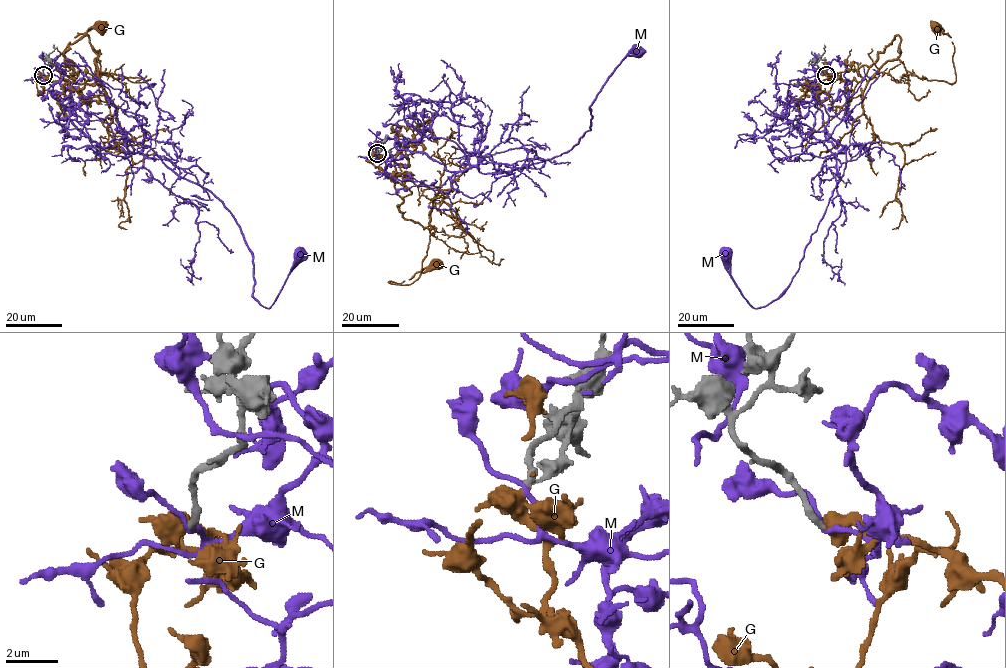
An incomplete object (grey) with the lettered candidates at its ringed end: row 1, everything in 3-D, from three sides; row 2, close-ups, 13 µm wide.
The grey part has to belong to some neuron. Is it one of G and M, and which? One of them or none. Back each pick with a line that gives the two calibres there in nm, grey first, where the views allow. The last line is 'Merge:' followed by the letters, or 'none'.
G: calibres 280 and 380 nm
Merge: G

